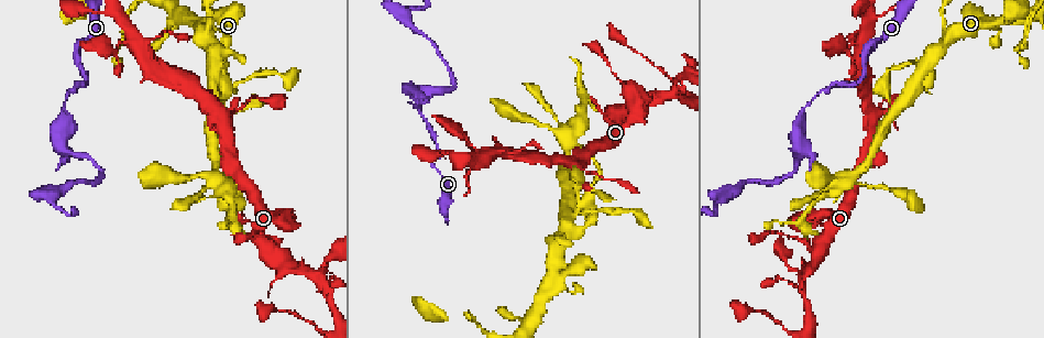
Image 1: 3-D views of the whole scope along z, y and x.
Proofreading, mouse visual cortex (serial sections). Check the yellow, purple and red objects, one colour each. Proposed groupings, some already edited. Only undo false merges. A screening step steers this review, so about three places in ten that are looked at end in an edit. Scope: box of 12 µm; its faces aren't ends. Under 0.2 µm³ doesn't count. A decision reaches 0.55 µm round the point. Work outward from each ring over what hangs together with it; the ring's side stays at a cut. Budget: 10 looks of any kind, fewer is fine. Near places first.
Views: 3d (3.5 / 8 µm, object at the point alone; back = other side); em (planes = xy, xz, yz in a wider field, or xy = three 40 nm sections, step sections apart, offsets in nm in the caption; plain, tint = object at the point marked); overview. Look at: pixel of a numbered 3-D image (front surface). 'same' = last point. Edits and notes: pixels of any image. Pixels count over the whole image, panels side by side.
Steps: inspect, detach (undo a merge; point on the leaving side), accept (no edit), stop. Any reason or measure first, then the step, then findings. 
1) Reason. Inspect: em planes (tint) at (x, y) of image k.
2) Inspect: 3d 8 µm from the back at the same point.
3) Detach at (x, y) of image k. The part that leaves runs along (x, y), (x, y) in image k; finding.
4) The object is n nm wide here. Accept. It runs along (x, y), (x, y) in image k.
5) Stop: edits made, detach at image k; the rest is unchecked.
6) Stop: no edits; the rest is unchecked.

Three arms meet. Inspect: 3d 3.5 µm at (315, 276) of image 1.

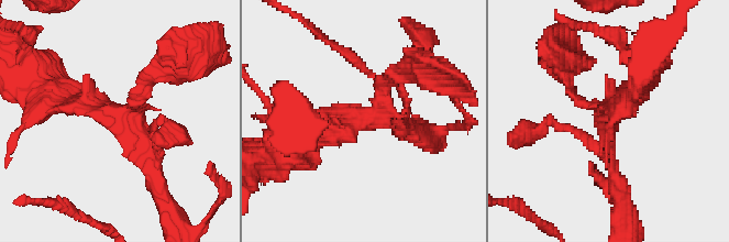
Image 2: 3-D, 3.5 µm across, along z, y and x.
3 arms meet here; the arms are 150, 200, 300 nm wide; shape alone is not enough. Inspect: em planes (tint) at (605, 115) of image 2.

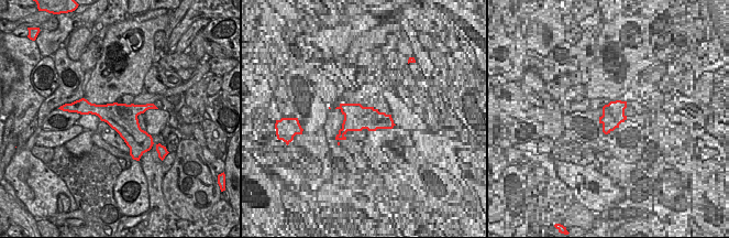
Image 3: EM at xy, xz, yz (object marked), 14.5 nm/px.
Inspect: em xy step 5 (tint) at the same point.

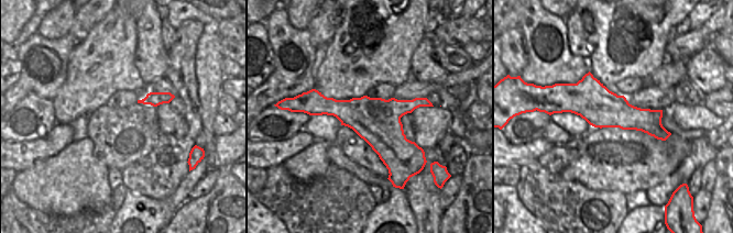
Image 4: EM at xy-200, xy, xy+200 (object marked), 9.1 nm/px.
Accept. It runs along (564, 106), (598, 106), (666, 134) in image 4; all the same cell.

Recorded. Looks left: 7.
Sharp bend. Inspect: 3d 3.5 µm at (859, 81) of image 1.

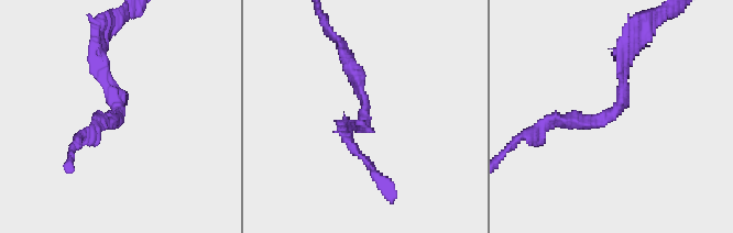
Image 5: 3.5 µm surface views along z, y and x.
The arms are 200, 200 nm wide; shape alone is not enough. Inspect: em xy step 2 (tint) at (614, 113) of image 5.

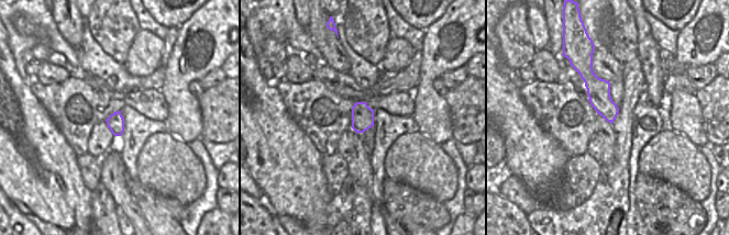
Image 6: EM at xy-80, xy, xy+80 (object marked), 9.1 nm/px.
Inspect: em xy step 3 (tint) at the same point.

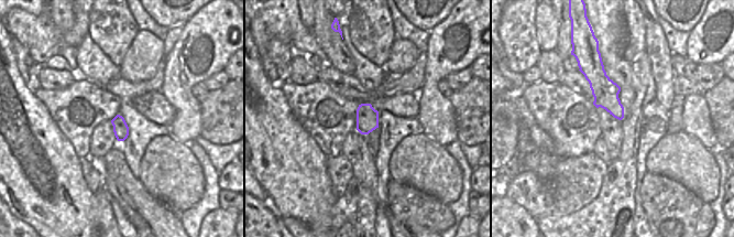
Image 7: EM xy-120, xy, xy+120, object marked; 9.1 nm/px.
Accept. It runs along (628, 47), (612, 114), (553, 118) in image 5; continuous, no second cell.

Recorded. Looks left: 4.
Thin arm on a thick one. Inspect: 3d 8 µm from the back at (951, 36) of image 1.

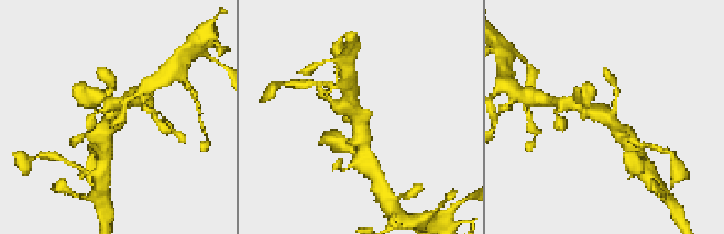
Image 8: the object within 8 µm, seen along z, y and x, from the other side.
Zoom in. Inspect: 3d 3.5 µm at (606, 117) of image 8.

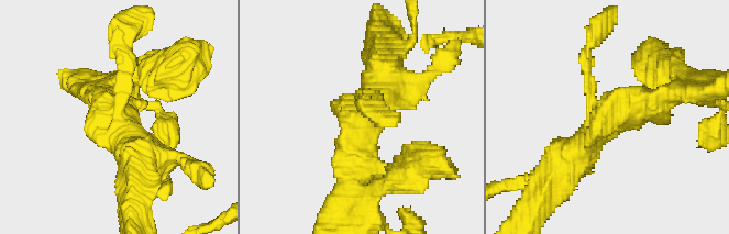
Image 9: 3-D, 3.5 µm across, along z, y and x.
3 arms meet here; the arms are 200, 400, 600 nm wide. Inspect: em xy step 3 (tint) at (118, 117) of image 9.

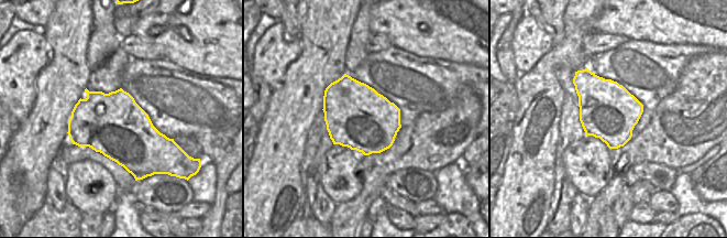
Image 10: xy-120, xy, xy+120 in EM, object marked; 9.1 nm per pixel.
Accept. It runs along (672, 93), (607, 116), (560, 171) in image 9; continuous, no second cell.

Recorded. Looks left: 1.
Stop: no edits; the rest is unchecked.

